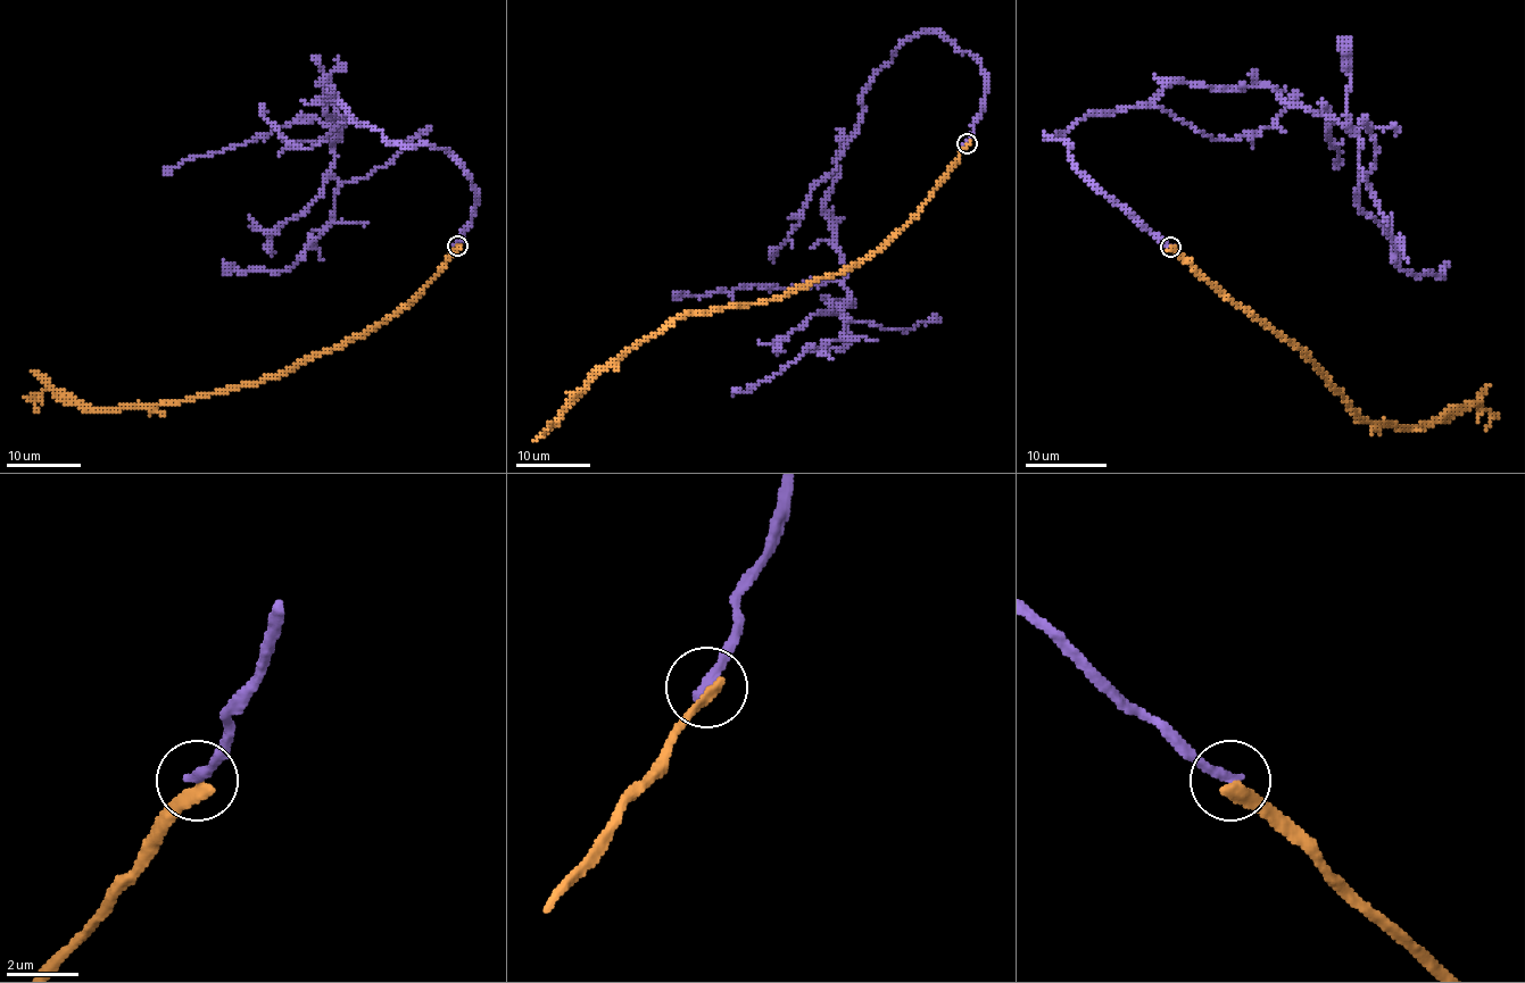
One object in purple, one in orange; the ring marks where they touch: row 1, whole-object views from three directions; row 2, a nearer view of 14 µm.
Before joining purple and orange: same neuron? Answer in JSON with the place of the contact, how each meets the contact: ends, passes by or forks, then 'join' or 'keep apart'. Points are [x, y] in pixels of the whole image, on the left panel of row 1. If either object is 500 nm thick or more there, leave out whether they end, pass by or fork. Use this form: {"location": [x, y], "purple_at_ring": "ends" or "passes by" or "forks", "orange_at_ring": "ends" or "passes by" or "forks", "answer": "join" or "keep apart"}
{"location": [457, 246], "purple_at_ring": "ends", "orange_at_ring": "ends", "answer": "keep apart"}

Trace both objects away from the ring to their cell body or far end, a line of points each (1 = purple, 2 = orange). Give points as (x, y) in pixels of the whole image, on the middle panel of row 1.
1: (967, 143), (986, 73), (931, 30), (911, 35), (861, 97), (825, 199), (851, 297), (845, 332), (731, 394)
2: (967, 143), (910, 219), (878, 249), (787, 294), (677, 315), (601, 369), (586, 391), (546, 428)

